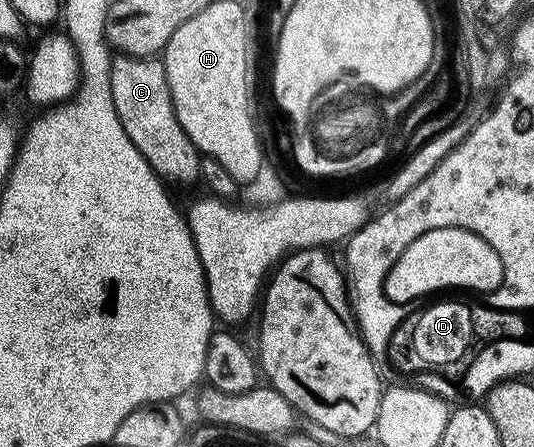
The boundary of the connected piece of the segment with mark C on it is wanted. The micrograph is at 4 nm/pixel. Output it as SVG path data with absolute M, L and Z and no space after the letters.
M117 54L110 69L110 97L114 97L114 113L118 113L122 129L126 129L126 137L134 141L134 149L146 157L161 180L172 184L192 183L201 178L201 153L186 129L182 129L182 121L178 121L163 58Z

